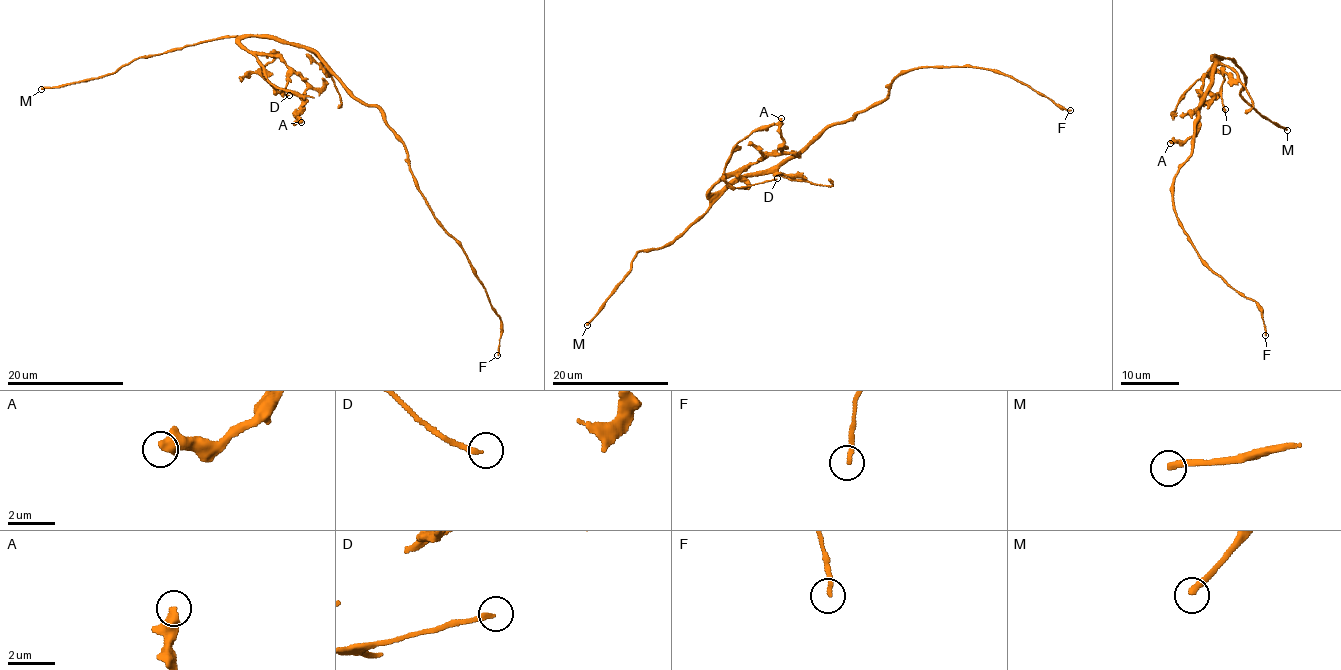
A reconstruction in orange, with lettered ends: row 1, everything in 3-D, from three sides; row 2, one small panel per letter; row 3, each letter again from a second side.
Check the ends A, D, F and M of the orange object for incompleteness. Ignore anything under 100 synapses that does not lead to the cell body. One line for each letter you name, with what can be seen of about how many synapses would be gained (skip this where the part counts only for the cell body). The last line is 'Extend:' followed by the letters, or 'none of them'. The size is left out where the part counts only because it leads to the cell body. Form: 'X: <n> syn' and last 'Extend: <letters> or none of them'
M: 160 syn
Extend: M

